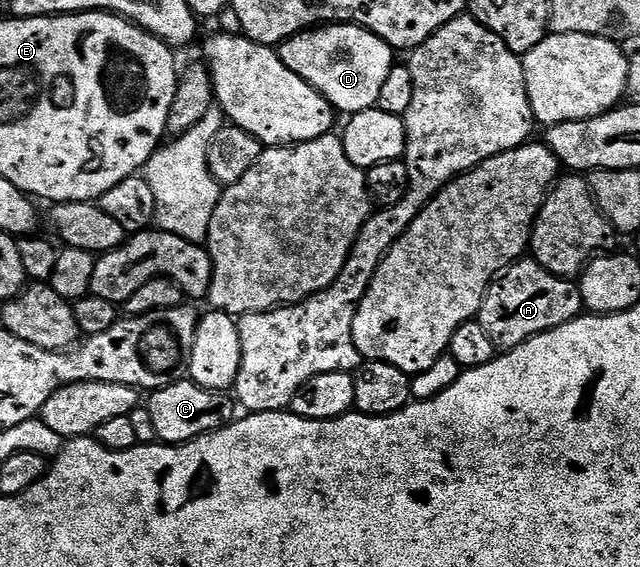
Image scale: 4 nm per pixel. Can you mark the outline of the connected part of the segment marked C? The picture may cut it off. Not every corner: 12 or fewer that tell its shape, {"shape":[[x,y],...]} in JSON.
{"shape":[[190,378],[151,392],[146,406],[164,445],[237,423],[228,391]]}

